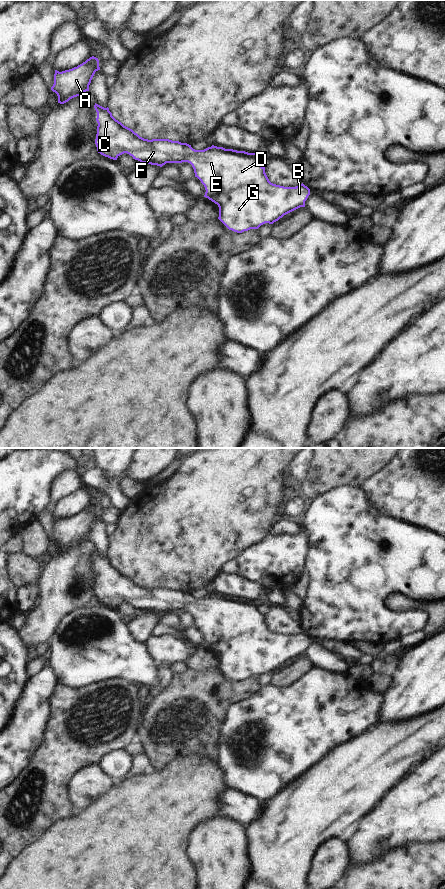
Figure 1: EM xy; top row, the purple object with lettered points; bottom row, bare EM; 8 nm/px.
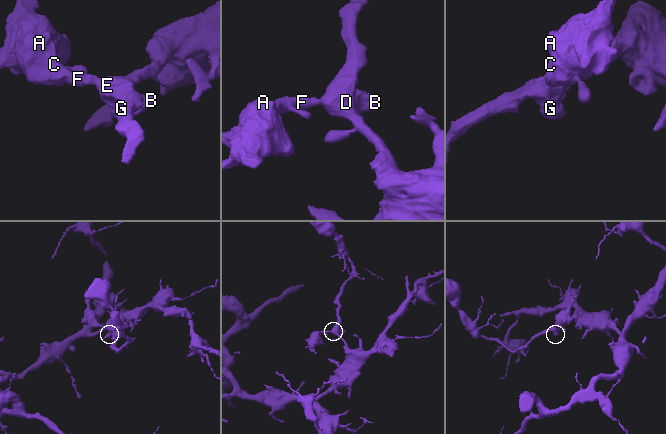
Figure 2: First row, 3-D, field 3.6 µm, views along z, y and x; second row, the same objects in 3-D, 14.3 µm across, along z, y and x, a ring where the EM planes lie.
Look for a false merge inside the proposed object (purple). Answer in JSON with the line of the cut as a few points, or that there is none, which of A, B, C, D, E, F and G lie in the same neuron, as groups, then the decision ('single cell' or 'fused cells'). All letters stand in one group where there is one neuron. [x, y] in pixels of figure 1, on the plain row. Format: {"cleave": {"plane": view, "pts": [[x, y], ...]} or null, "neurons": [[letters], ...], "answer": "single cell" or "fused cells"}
{"cleave": null, "neurons": [["A", "B", "C", "D", "E", "F", "G"]], "answer": "single cell"}

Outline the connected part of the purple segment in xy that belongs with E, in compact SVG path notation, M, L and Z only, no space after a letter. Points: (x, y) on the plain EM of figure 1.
M95 551L97 560L97 582L95 592L98 601L113 608L127 601L141 611L162 615L166 611L188 610L205 635L204 645L219 655L218 667L229 677L242 681L258 677L265 671L273 672L284 663L305 655L310 637L303 631L296 635L284 635L269 629L256 601L225 597L212 593L204 598L195 598L187 591L169 587L144 587L132 577L116 568L109 556Z

